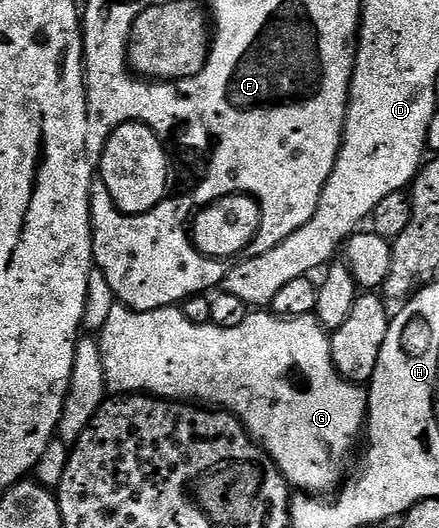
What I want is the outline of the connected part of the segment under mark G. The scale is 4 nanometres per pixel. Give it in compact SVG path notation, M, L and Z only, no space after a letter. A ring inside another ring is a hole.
M114 303L102 325L102 337L100 336L107 390L114 395L149 395L167 401L205 403L210 407L221 407L225 412L233 413L246 426L254 440L266 450L278 465L278 470L285 475L287 485L310 495L326 495L329 489L337 490L343 484L342 472L345 471L346 460L354 449L354 440L357 437L359 440L364 433L368 420L368 393L361 384L344 380L336 371L330 350L331 334L319 323L317 317L275 317L270 311L254 311L247 315L240 327L220 327L209 323L197 325L196 322L189 321L180 310L181 308L171 307L137 313L121 303Z

